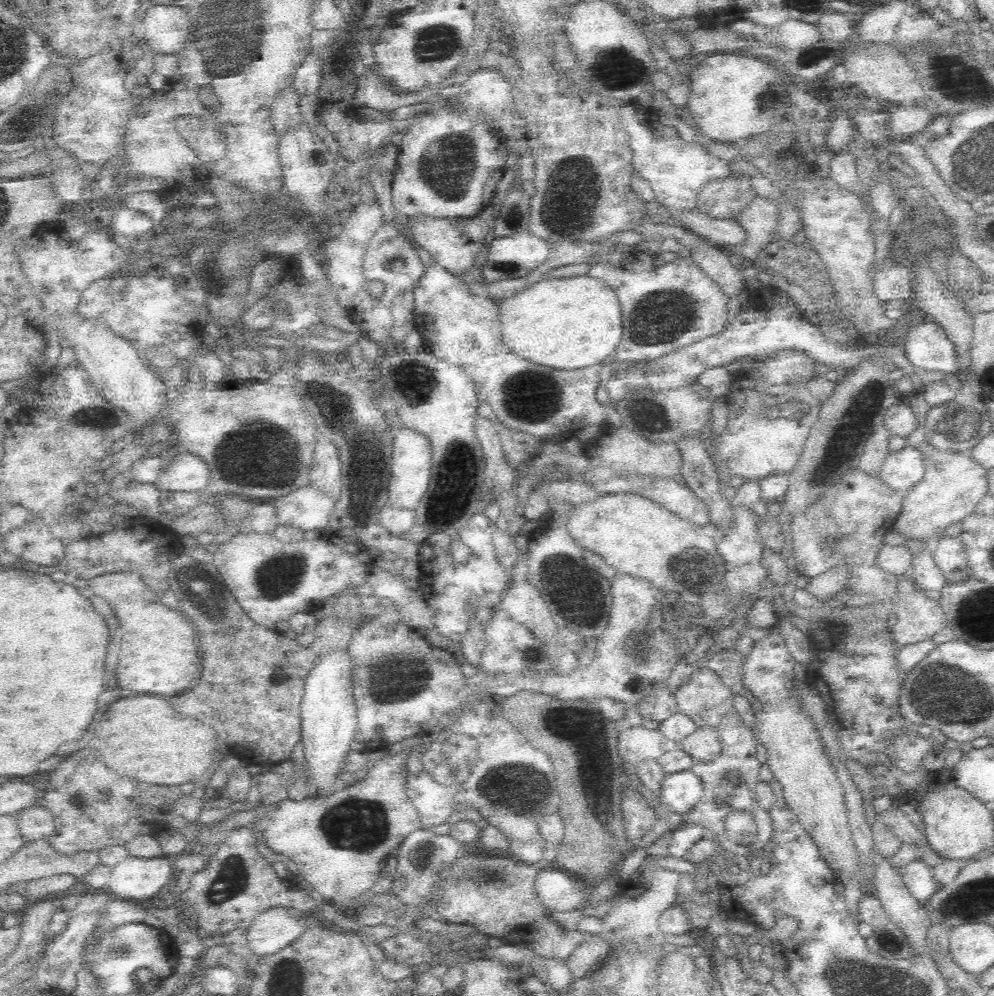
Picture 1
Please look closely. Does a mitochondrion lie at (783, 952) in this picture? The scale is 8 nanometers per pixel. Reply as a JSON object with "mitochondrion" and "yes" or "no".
{"mitochondrion":"no"}

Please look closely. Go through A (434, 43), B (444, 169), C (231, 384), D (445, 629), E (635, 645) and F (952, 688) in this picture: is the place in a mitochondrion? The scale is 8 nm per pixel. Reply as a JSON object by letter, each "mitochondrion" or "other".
{"A":"mitochondrion","B":"mitochondrion","C":"other","D":"other","E":"mitochondrion","F":"mitochondrion"}

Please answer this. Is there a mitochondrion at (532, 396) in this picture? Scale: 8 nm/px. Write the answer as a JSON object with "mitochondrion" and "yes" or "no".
{"mitochondrion":"yes"}

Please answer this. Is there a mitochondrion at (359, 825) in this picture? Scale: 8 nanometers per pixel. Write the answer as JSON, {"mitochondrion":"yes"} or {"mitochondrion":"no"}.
{"mitochondrion":"yes"}

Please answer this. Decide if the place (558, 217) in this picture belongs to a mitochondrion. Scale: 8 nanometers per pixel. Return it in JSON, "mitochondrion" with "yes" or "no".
{"mitochondrion":"yes"}

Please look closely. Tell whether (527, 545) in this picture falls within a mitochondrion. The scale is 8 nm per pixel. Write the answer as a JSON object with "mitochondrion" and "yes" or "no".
{"mitochondrion":"no"}

